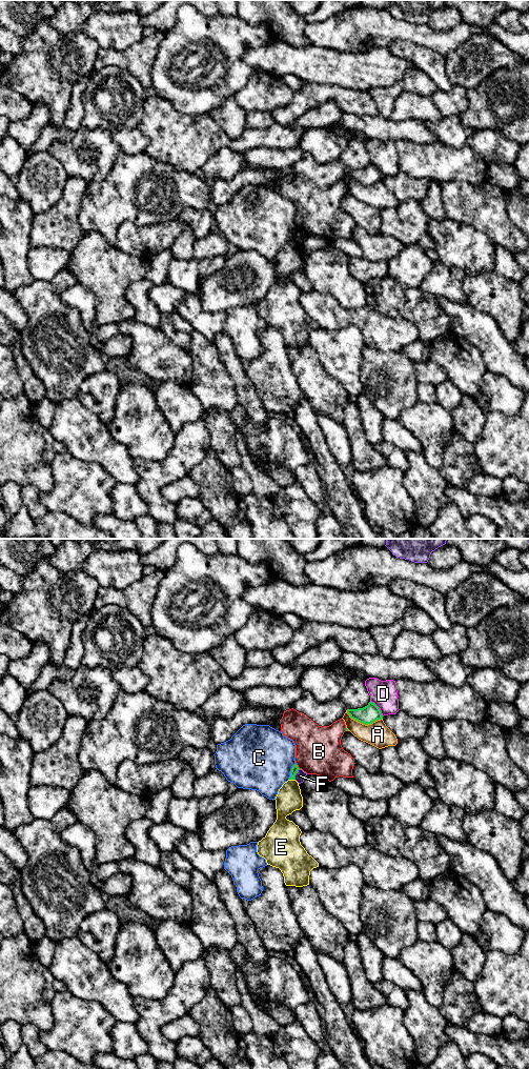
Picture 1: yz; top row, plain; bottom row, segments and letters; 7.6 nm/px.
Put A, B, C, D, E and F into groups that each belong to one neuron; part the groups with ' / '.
A / B / C / D / E / F

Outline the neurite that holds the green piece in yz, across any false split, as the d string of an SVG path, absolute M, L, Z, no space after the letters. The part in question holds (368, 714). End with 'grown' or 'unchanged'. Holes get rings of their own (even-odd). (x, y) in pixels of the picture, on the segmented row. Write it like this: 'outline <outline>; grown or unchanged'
outline M369 702L368 705L363 708L347 709L347 713L351 719L365 725L383 719L380 708L372 702Z; unchanged

